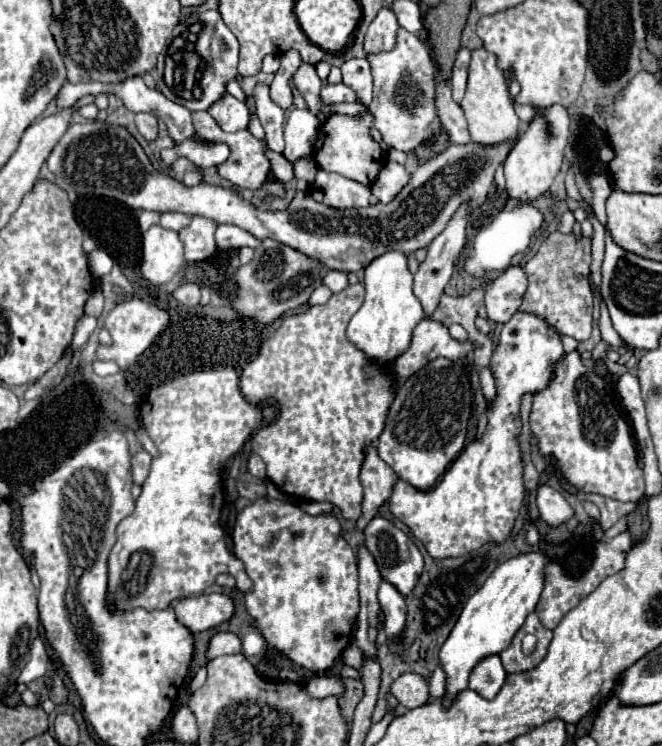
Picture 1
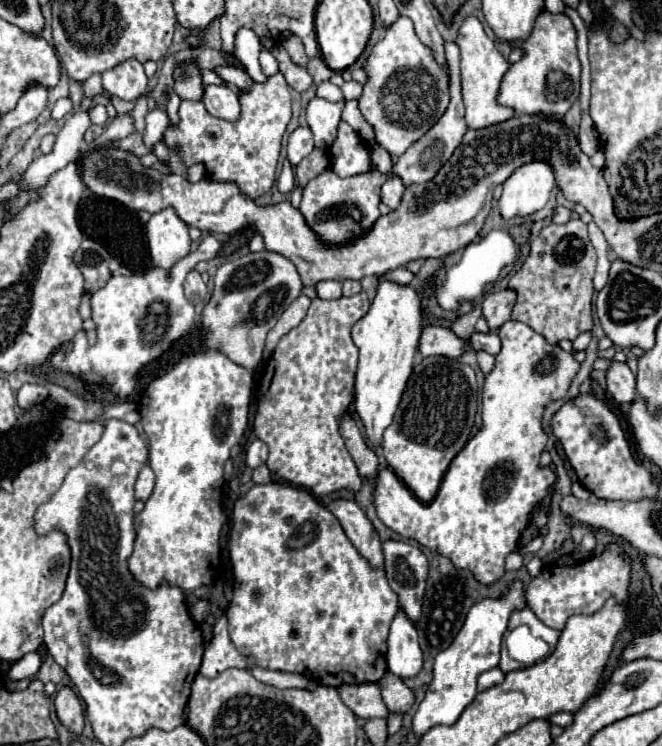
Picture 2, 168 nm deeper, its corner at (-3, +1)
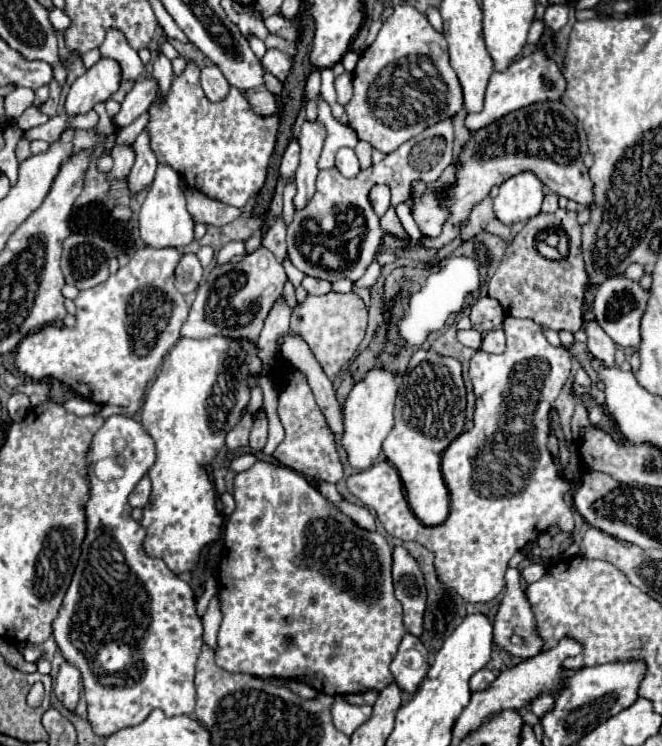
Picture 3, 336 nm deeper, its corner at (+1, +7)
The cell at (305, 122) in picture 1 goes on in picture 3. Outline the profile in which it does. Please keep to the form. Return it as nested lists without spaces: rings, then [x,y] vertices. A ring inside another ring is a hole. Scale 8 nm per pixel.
[[[291,141],[283,153],[283,159],[281,159],[281,177],[287,177],[291,179],[295,175],[295,169],[299,165],[299,143],[297,141]]]

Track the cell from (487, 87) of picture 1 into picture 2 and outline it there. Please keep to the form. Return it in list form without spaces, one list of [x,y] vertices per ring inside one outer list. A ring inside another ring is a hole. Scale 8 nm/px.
[[[467,17],[465,23],[459,29],[457,45],[461,49],[461,83],[463,83],[463,103],[465,103],[465,121],[471,129],[483,129],[491,127],[495,123],[503,123],[507,119],[515,117],[515,111],[509,107],[503,107],[499,99],[499,87],[503,81],[503,75],[509,69],[507,59],[497,51],[493,41],[485,35],[483,25],[475,17]]]

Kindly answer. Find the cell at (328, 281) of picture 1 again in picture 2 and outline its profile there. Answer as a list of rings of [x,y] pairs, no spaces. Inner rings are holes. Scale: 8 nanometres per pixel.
[[[323,281],[317,283],[319,299],[339,299],[341,297],[341,281]]]

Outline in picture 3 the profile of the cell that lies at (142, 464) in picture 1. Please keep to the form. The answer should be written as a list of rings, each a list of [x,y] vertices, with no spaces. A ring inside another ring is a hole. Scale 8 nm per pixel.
[[[145,477],[145,479],[139,481],[139,485],[135,487],[135,491],[129,495],[131,507],[143,509],[147,505],[147,501],[149,501],[149,495],[151,495],[151,481],[149,481],[149,477]]]

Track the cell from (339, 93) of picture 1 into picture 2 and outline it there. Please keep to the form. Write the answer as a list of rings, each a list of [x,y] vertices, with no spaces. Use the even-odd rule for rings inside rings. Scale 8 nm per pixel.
[[[313,97],[307,105],[307,123],[313,131],[315,145],[327,149],[337,135],[337,125],[341,121],[341,113],[345,107],[345,99],[341,101],[327,101],[321,97]]]

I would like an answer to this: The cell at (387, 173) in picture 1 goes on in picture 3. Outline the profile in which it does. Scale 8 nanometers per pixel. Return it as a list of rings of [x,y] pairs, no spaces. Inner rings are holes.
[[[373,185],[369,191],[369,201],[379,217],[389,209],[389,187],[387,185]]]

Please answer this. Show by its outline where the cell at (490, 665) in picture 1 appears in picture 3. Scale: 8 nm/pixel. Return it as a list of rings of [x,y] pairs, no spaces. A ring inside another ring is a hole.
[[[481,669],[481,671],[477,671],[477,673],[471,677],[469,687],[471,687],[471,691],[483,691],[483,689],[489,689],[493,681],[495,681],[493,671],[489,671],[489,669]]]

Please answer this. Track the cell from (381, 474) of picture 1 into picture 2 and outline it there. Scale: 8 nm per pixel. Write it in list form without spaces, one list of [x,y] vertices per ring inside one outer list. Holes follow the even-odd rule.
[[[345,415],[341,419],[341,433],[343,433],[345,445],[359,469],[359,475],[363,479],[369,479],[375,483],[377,473],[379,473],[379,459],[377,459],[375,451],[371,451],[371,447],[367,447],[367,441],[359,429],[357,419],[351,415]]]

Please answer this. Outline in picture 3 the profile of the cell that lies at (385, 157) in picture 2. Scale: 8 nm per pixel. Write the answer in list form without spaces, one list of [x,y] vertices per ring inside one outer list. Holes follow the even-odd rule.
[[[359,141],[359,143],[355,145],[353,151],[355,151],[357,159],[359,159],[361,169],[367,169],[367,167],[371,165],[371,153],[373,153],[373,147],[371,147],[369,143],[365,143],[365,141]]]

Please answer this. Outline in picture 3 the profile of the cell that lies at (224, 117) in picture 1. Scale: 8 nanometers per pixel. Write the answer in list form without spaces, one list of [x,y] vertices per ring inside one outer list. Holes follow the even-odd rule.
[[[215,65],[201,69],[201,87],[209,101],[221,101],[229,93],[229,83]]]

